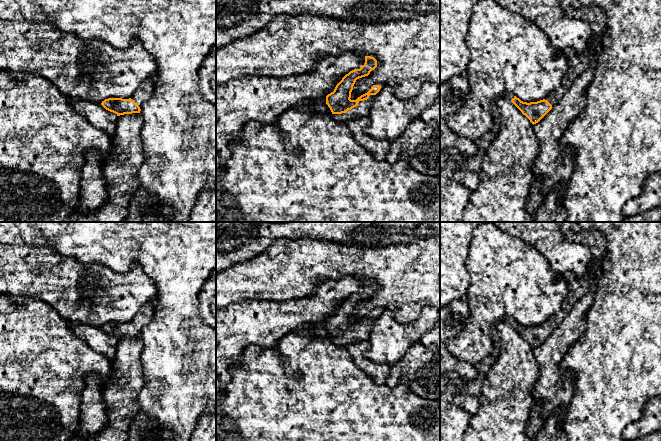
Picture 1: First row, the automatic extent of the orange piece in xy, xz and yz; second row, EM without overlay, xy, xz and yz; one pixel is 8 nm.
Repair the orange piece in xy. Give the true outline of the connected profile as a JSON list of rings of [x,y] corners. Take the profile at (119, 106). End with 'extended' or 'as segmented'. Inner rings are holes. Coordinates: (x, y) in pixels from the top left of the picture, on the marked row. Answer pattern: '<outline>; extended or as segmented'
[[[148,79],[140,85],[139,89],[129,99],[108,98],[102,101],[101,105],[117,116],[140,113],[140,107],[151,98],[153,91],[154,81]]]; extended

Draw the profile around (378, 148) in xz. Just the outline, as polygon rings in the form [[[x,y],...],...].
[[[361,117],[349,120],[347,123],[355,141],[364,147],[374,158],[379,161],[386,161],[386,156],[390,150],[391,141],[387,139],[374,139],[365,133],[369,124],[368,117]]]

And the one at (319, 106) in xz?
[[[326,97],[319,99],[310,99],[305,104],[312,107],[313,111],[317,114],[332,114],[330,108],[326,104]]]

